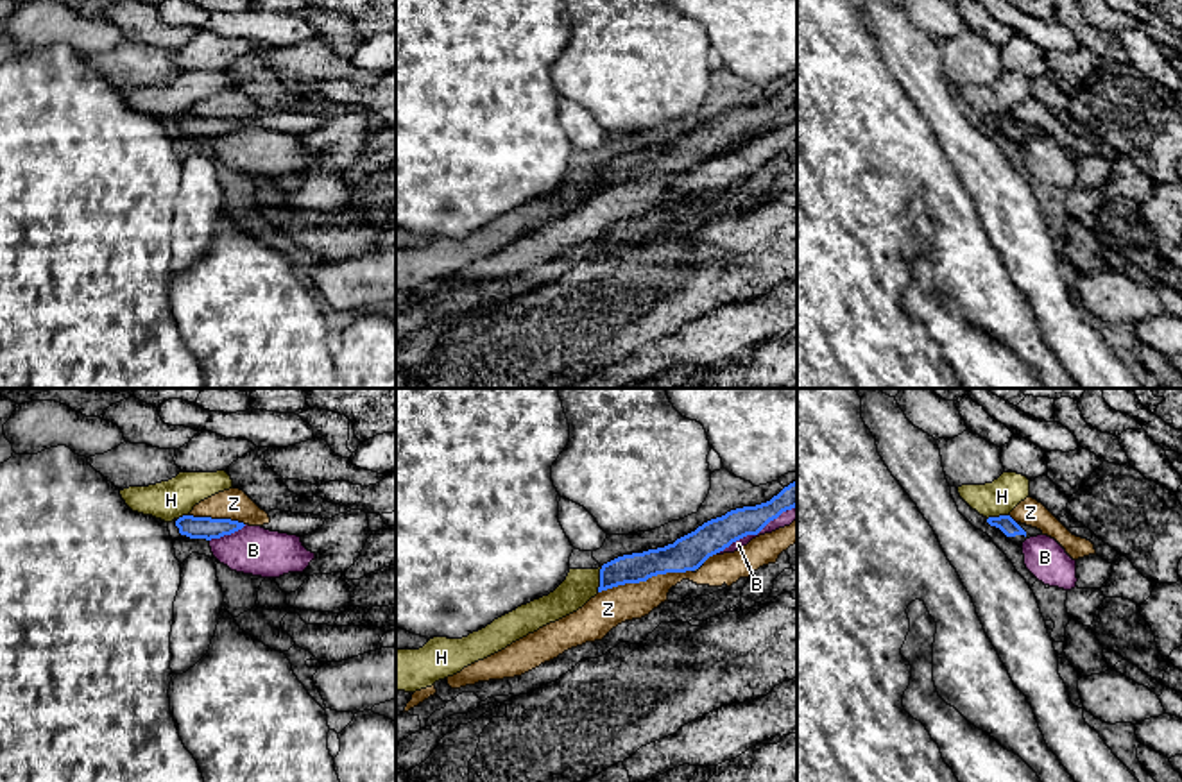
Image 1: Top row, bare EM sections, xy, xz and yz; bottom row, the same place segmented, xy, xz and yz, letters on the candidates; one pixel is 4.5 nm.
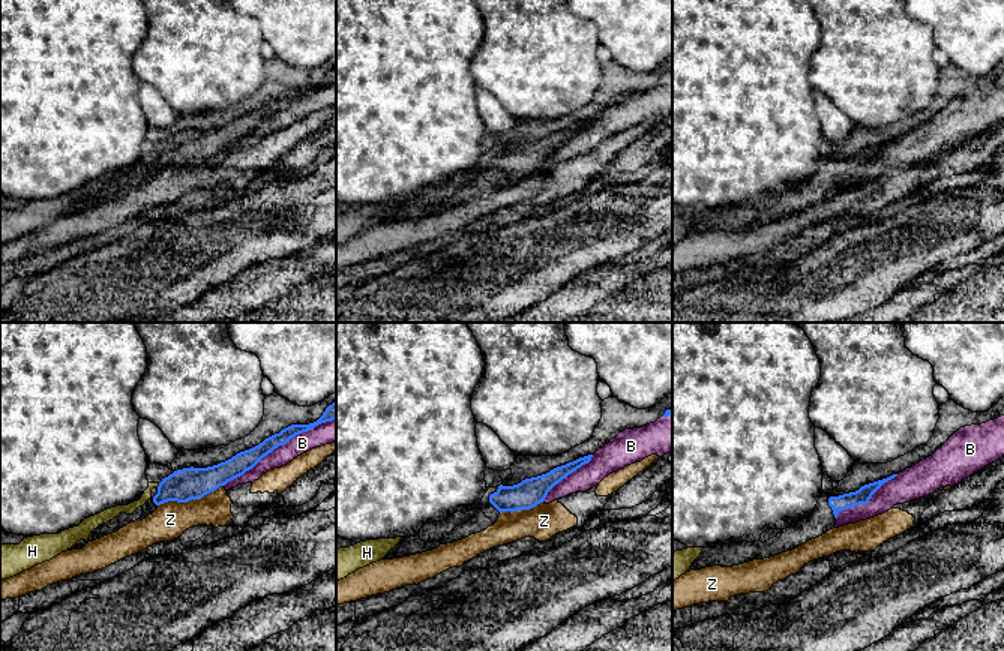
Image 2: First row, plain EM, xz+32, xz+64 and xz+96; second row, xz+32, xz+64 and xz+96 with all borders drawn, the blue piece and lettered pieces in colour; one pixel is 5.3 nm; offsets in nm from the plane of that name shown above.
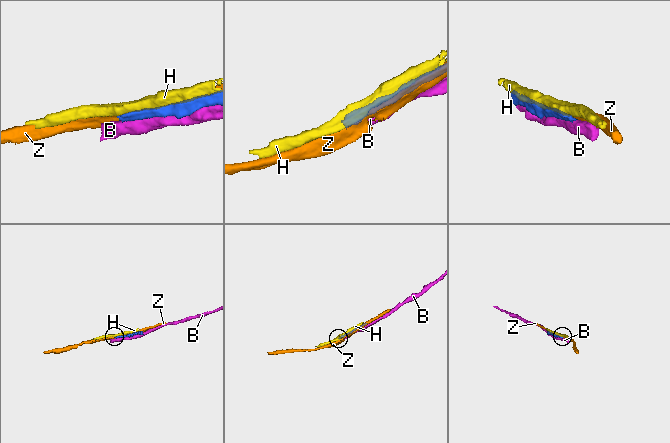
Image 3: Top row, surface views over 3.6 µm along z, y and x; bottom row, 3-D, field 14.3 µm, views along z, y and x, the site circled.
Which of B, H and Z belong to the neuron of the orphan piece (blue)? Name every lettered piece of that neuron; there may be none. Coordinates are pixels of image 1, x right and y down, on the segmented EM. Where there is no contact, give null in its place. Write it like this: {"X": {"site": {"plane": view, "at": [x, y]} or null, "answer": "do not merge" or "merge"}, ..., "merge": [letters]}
{"B": {"site": {"plane": "xz", "at": [754, 534]}, "answer": "do not merge"}, "H": {"site": {"plane": "xz", "at": [600, 580]}, "answer": "do not merge"}, "Z": {"site": {"plane": "xz", "at": [645, 580]}, "answer": "do not merge"}, "merge": []}

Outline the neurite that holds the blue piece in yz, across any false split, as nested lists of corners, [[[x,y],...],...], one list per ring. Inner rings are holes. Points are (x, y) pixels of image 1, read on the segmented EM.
[[[1010,515],[989,517],[987,523],[1017,546],[1023,546],[1030,537],[1042,535],[1041,530],[1015,523]]]

